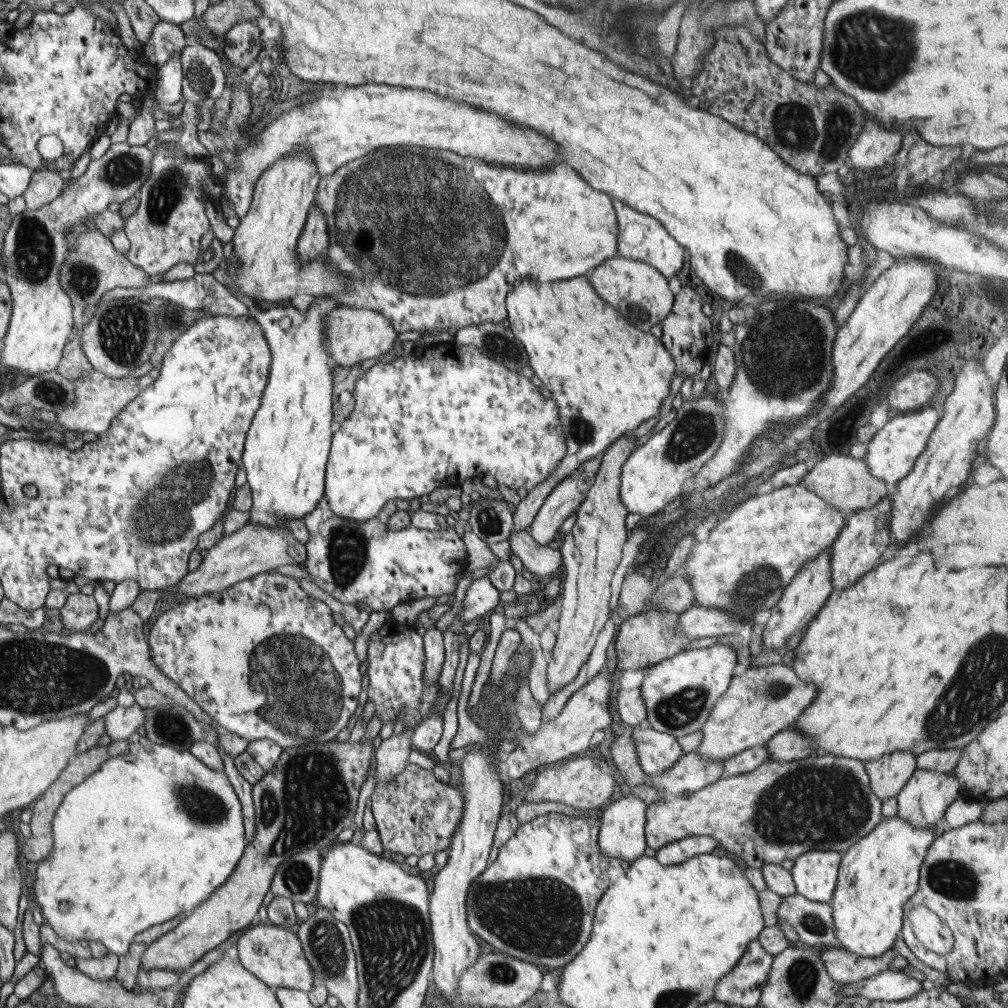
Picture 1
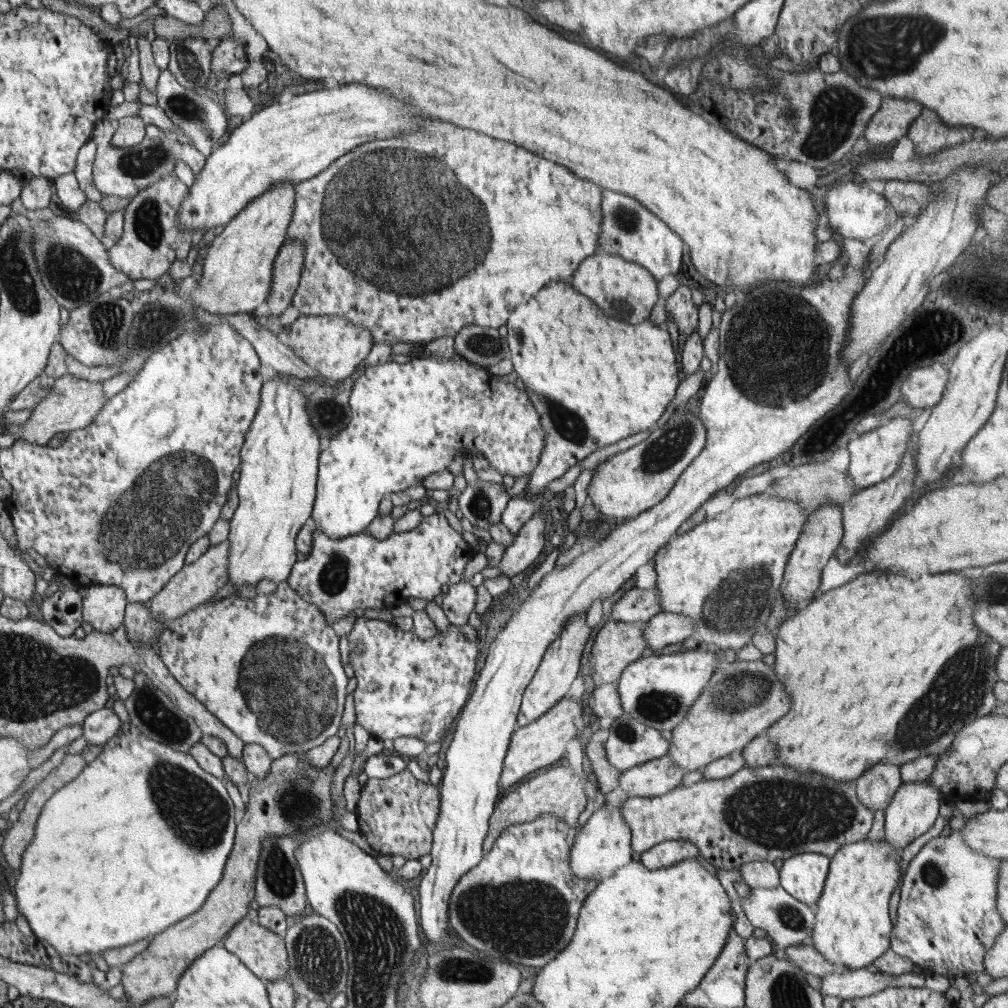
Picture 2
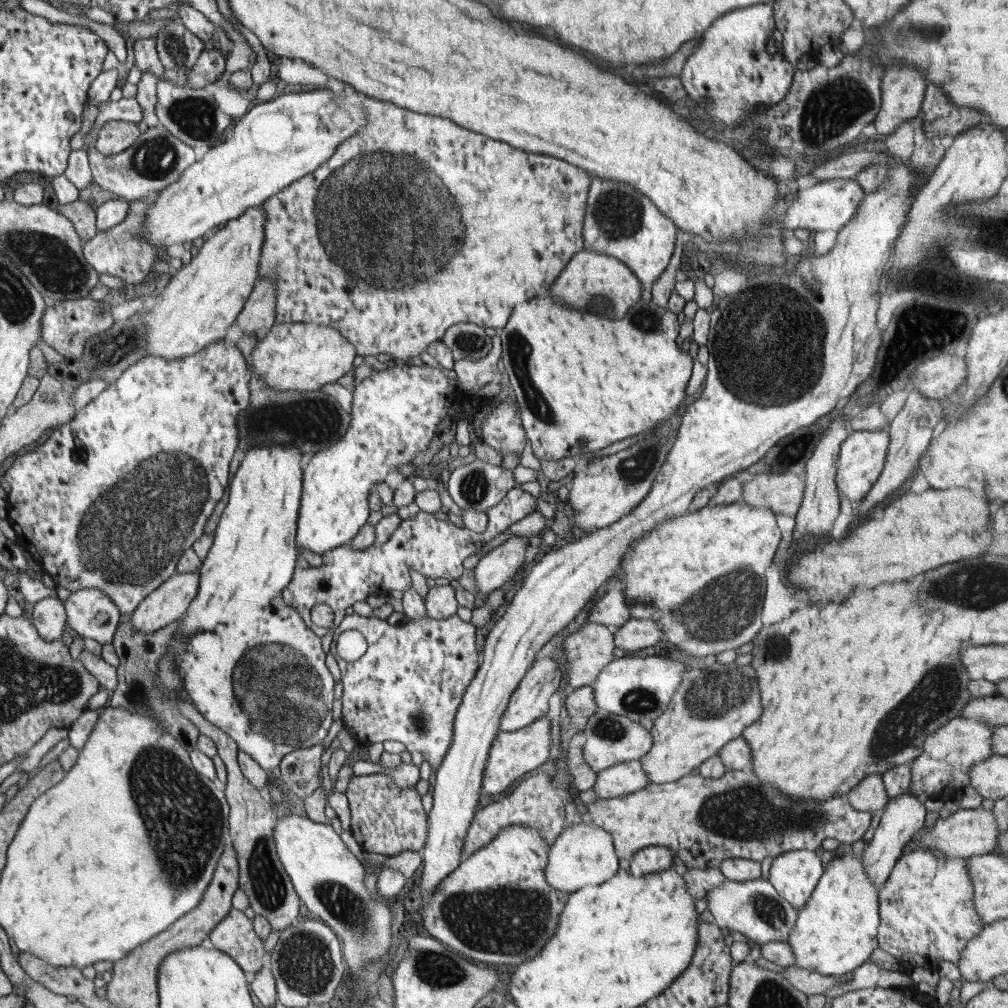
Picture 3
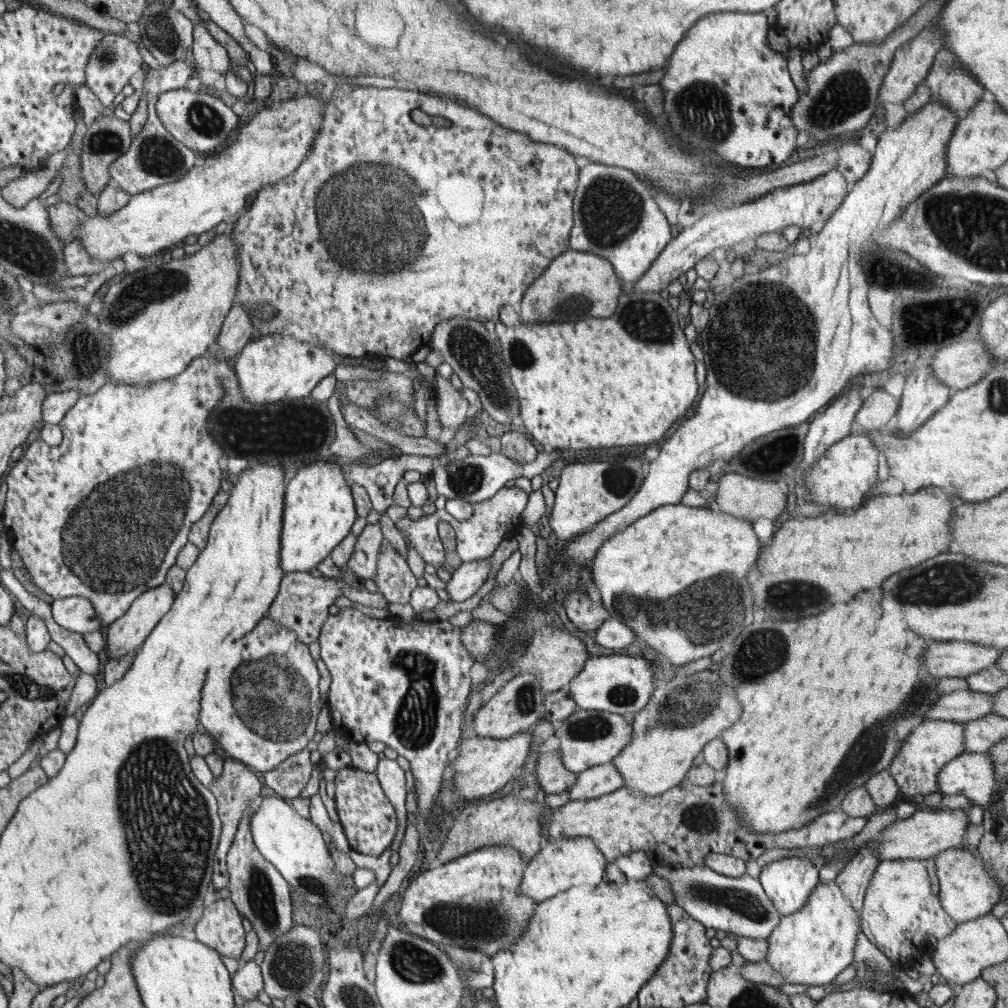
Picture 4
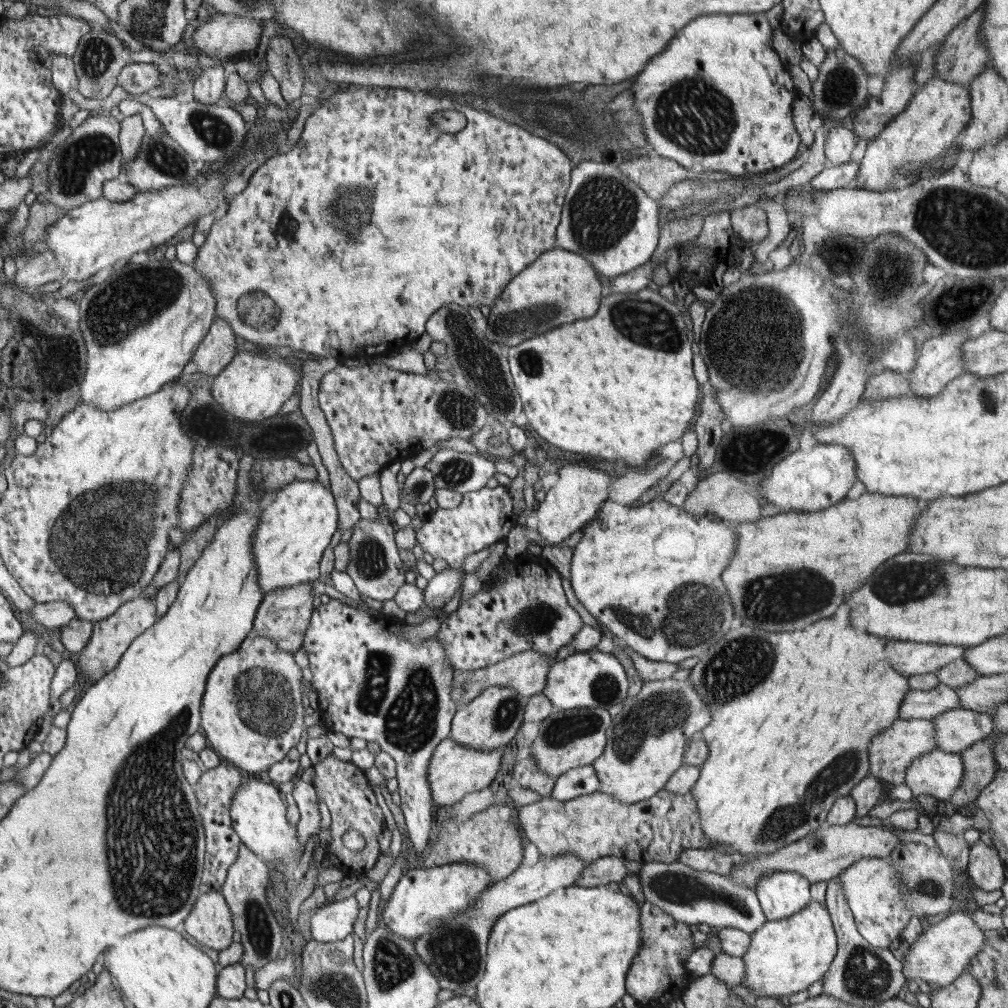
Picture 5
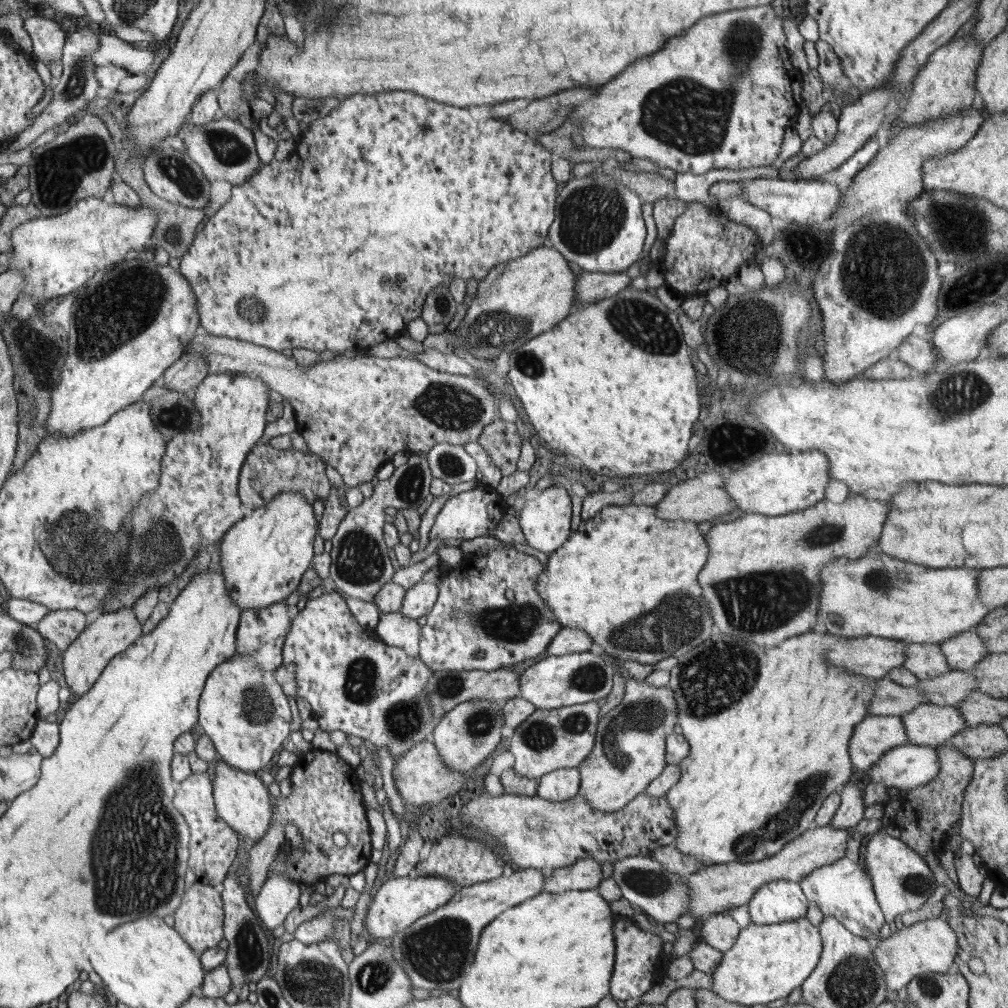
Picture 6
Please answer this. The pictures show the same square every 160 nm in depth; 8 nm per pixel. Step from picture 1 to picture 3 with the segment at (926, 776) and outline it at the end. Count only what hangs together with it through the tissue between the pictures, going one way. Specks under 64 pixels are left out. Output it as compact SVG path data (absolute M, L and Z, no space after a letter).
M906 792L897 797L892 797L883 809L882 817L878 827L873 828L863 858L863 867L866 874L874 881L877 887L886 884L887 878L894 868L896 861L901 857L904 847L909 844L916 836L917 832L923 828L926 818L926 806L924 800Z

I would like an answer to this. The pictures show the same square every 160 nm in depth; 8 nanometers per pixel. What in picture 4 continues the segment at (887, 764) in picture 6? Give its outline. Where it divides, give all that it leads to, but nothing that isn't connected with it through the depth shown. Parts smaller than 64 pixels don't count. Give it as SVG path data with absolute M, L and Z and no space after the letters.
M962 753L937 772L937 792L942 796L964 794L972 804L987 807L998 789L1000 780L986 753Z

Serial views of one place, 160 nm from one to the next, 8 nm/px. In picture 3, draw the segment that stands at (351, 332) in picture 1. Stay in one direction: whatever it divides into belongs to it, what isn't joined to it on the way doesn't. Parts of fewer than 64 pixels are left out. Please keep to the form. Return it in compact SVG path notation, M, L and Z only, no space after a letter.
M274 323L252 351L253 372L280 391L318 391L354 367L357 348L335 328L316 323Z

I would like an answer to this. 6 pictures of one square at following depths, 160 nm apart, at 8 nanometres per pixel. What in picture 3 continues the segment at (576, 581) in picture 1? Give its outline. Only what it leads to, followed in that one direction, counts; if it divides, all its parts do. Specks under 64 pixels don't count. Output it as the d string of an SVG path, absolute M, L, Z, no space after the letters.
M544 656L543 659L538 658L529 668L518 688L515 688L512 693L508 708L499 720L501 731L514 732L520 730L547 714L550 707L550 696L560 690L560 684L562 684L562 678L564 678L564 670L562 670L560 662L553 660L554 658L550 656Z

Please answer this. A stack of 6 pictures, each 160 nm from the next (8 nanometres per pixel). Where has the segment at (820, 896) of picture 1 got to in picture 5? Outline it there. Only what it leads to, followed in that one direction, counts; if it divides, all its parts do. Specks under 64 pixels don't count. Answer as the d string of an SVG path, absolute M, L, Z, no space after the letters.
M796 871L763 874L755 884L762 910L768 921L786 919L804 910L809 902L811 882Z

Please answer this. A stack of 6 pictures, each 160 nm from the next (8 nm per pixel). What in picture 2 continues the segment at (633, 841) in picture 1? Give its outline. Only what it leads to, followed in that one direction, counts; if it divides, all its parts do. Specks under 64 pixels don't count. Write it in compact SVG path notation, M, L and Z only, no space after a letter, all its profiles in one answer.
M607 804L594 810L586 825L580 827L571 848L570 868L581 879L601 881L632 861L632 853L631 830L623 819L620 806Z

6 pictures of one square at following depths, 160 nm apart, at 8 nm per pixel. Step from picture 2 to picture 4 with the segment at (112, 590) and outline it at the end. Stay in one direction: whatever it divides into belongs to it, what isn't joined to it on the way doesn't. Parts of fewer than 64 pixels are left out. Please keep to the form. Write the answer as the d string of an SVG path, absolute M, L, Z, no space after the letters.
M70 596L54 600L51 604L54 620L62 627L80 634L87 632L105 632L101 620L97 617L96 609L88 598Z

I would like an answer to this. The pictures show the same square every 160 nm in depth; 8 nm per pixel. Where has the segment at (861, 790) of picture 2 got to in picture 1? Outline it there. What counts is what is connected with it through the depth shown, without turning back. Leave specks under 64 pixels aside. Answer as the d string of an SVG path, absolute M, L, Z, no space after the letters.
M894 751L876 760L864 762L870 786L881 801L897 796L917 769L917 756L911 752Z

